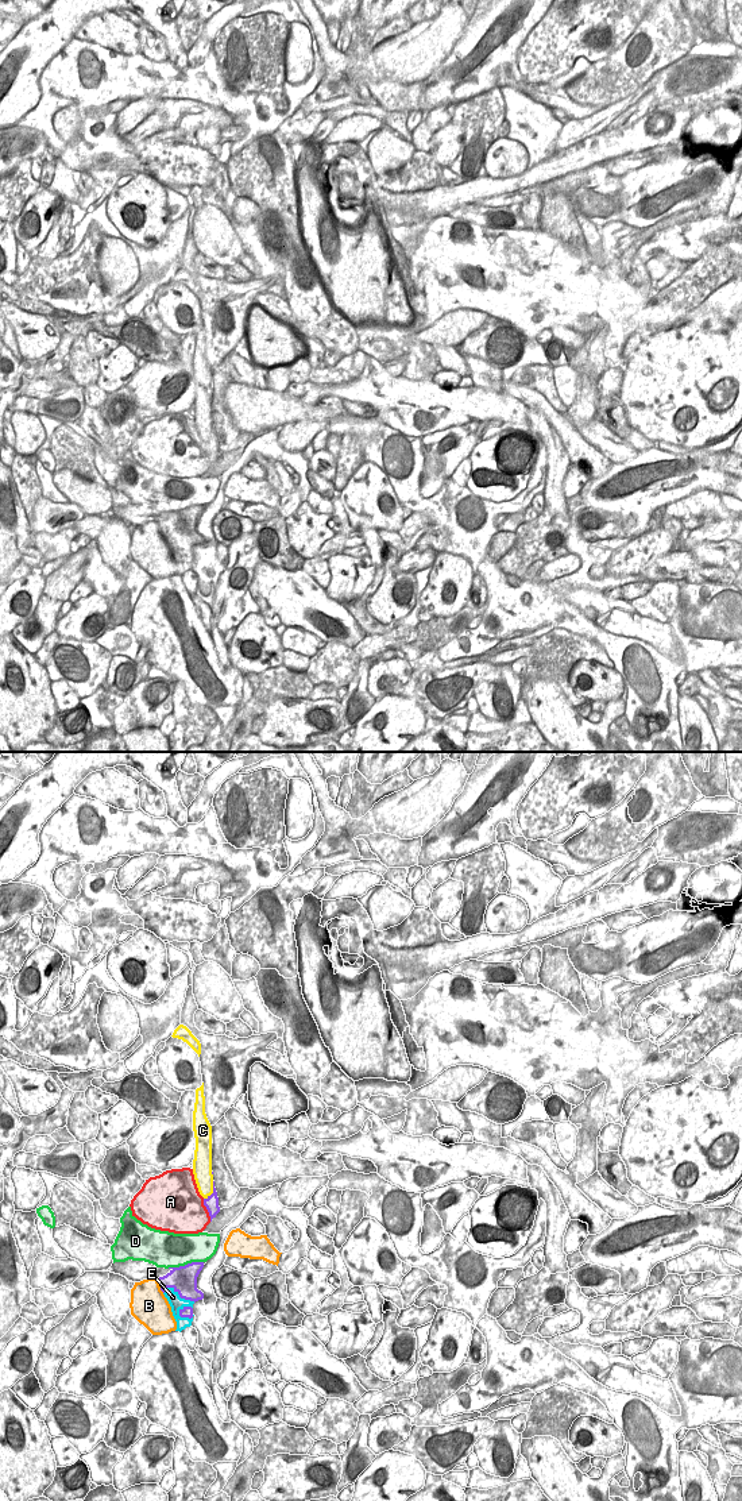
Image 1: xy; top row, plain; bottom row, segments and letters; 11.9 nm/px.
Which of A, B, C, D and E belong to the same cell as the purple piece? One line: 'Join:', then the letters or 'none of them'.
Join: C

